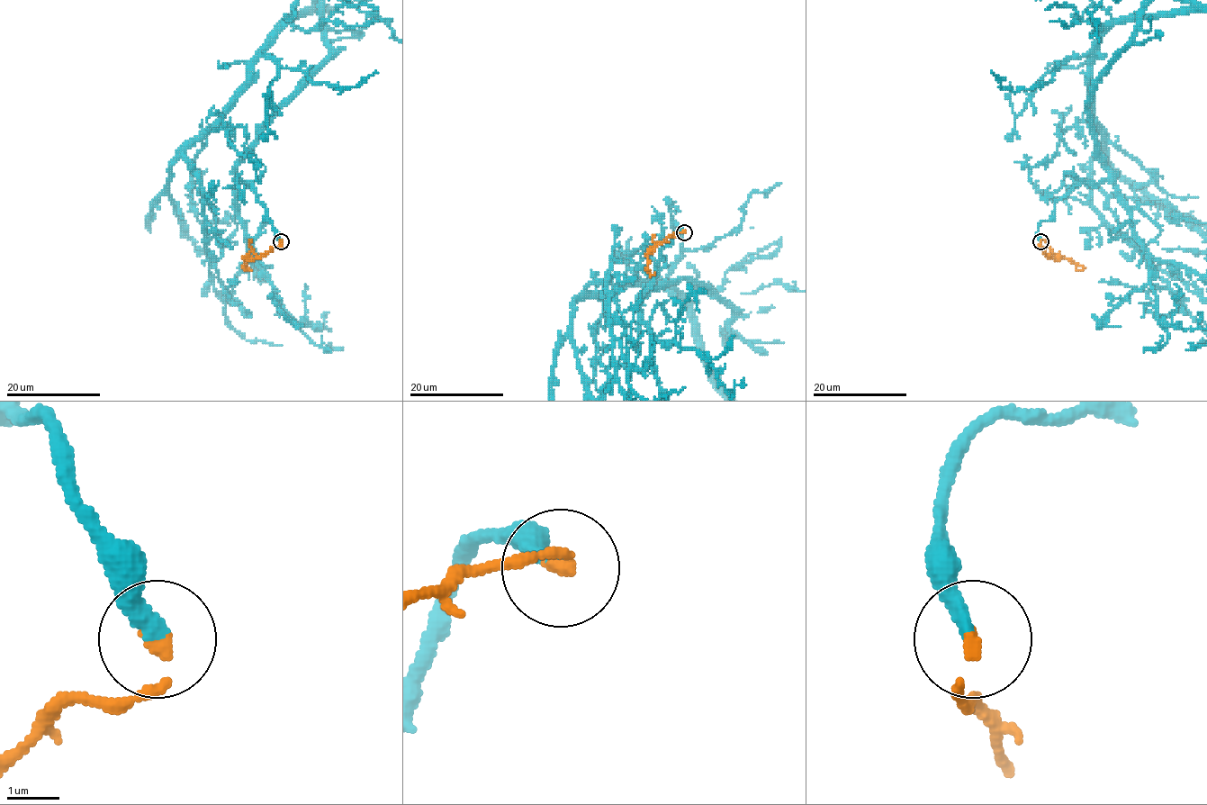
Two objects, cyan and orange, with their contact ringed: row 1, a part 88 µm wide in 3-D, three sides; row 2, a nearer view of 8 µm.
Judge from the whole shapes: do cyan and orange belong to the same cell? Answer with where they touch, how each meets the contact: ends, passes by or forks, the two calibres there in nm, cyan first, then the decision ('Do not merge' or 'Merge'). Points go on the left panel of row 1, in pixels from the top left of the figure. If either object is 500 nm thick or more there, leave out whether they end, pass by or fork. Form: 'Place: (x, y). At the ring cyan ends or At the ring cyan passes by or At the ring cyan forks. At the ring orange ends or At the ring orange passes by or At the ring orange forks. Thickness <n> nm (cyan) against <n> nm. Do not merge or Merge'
Place: (281, 241). At the ring cyan ends. At the ring orange ends. Thickness 320 nm (cyan) against 240 nm. Merge

